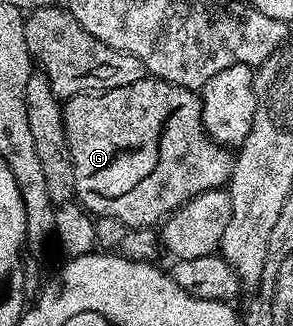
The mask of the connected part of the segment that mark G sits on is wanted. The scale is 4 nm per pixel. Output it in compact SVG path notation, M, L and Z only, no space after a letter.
M143 77L120 89L73 95L65 100L62 124L74 166L74 193L77 202L91 216L115 218L126 229L154 227L178 207L205 191L225 188L234 172L231 152L214 142L202 128L202 101L197 90L172 85L163 79Z

